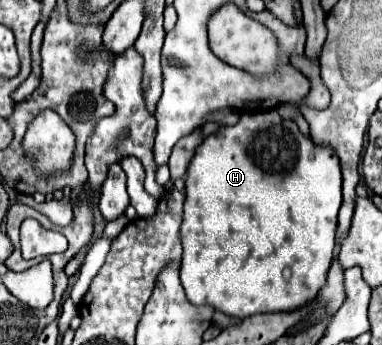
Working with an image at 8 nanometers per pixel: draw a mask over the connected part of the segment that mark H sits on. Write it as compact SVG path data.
M275 109L267 113L243 113L239 123L233 127L219 127L213 135L209 135L197 149L187 167L185 179L185 207L183 207L183 225L181 225L181 243L183 243L183 263L181 263L181 285L185 295L195 305L211 305L231 317L251 317L255 313L275 313L275 311L293 311L295 307L303 307L317 297L317 291L325 285L327 269L334 259L333 250L336 245L338 212L342 203L342 175L339 171L339 159L329 149L317 147L317 155L313 153L315 145L311 139L305 139L297 129L297 123L283 119Z

